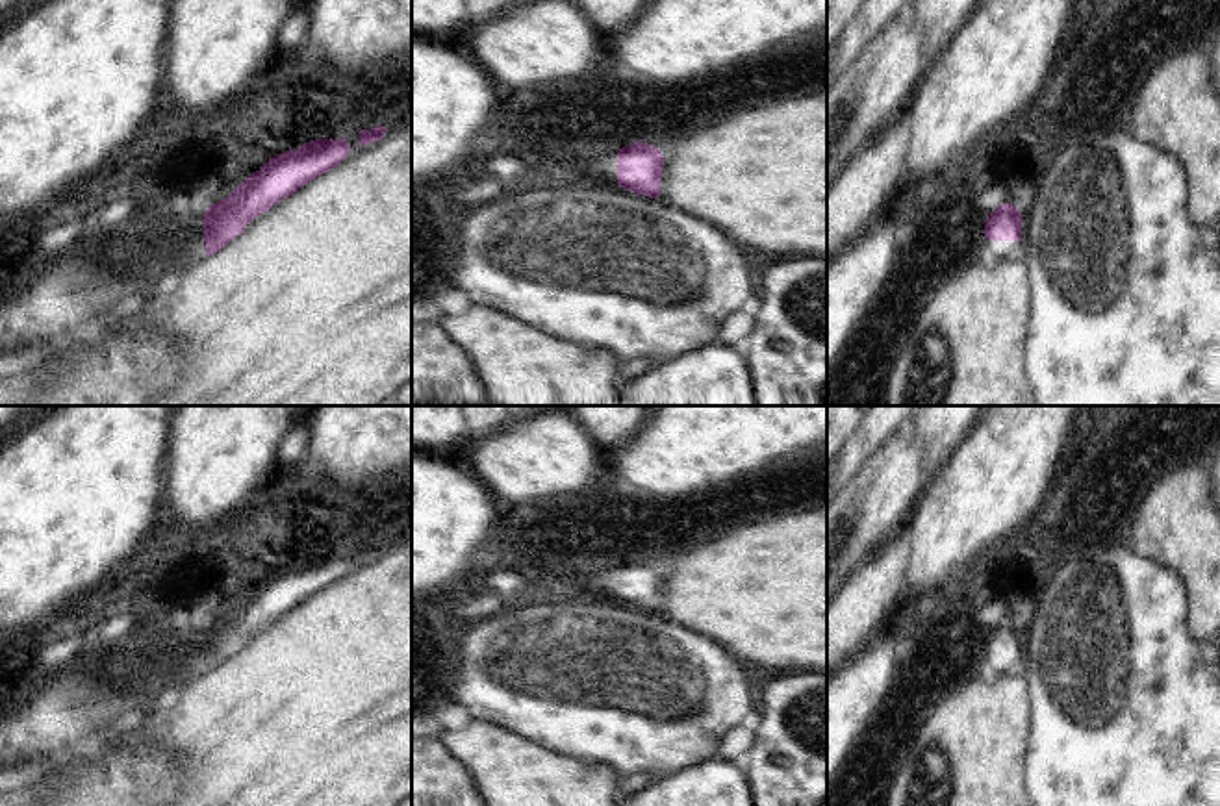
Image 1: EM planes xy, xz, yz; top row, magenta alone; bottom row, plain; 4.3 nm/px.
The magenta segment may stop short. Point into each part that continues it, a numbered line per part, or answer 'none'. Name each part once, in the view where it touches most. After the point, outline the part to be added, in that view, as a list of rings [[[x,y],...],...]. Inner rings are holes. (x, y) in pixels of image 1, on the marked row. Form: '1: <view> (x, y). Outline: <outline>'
1: yz (989, 251). Outline: [[[983,237],[977,243],[973,254],[979,259],[994,261],[999,256],[1023,256],[1023,243],[1022,241],[990,241]]]

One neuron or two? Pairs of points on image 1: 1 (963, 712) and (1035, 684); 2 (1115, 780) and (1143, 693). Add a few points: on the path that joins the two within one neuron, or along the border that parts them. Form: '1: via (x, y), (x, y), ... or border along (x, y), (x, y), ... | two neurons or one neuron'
1: border along (1022, 671), (1029, 697), (1028, 732) | two neurons
2: via (1131, 758), (1131, 716) | one neuron

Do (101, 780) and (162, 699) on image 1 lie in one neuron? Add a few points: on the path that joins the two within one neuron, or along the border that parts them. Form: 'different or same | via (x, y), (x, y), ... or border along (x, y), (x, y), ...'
same | via (101, 756), (101, 742), (138, 705)

